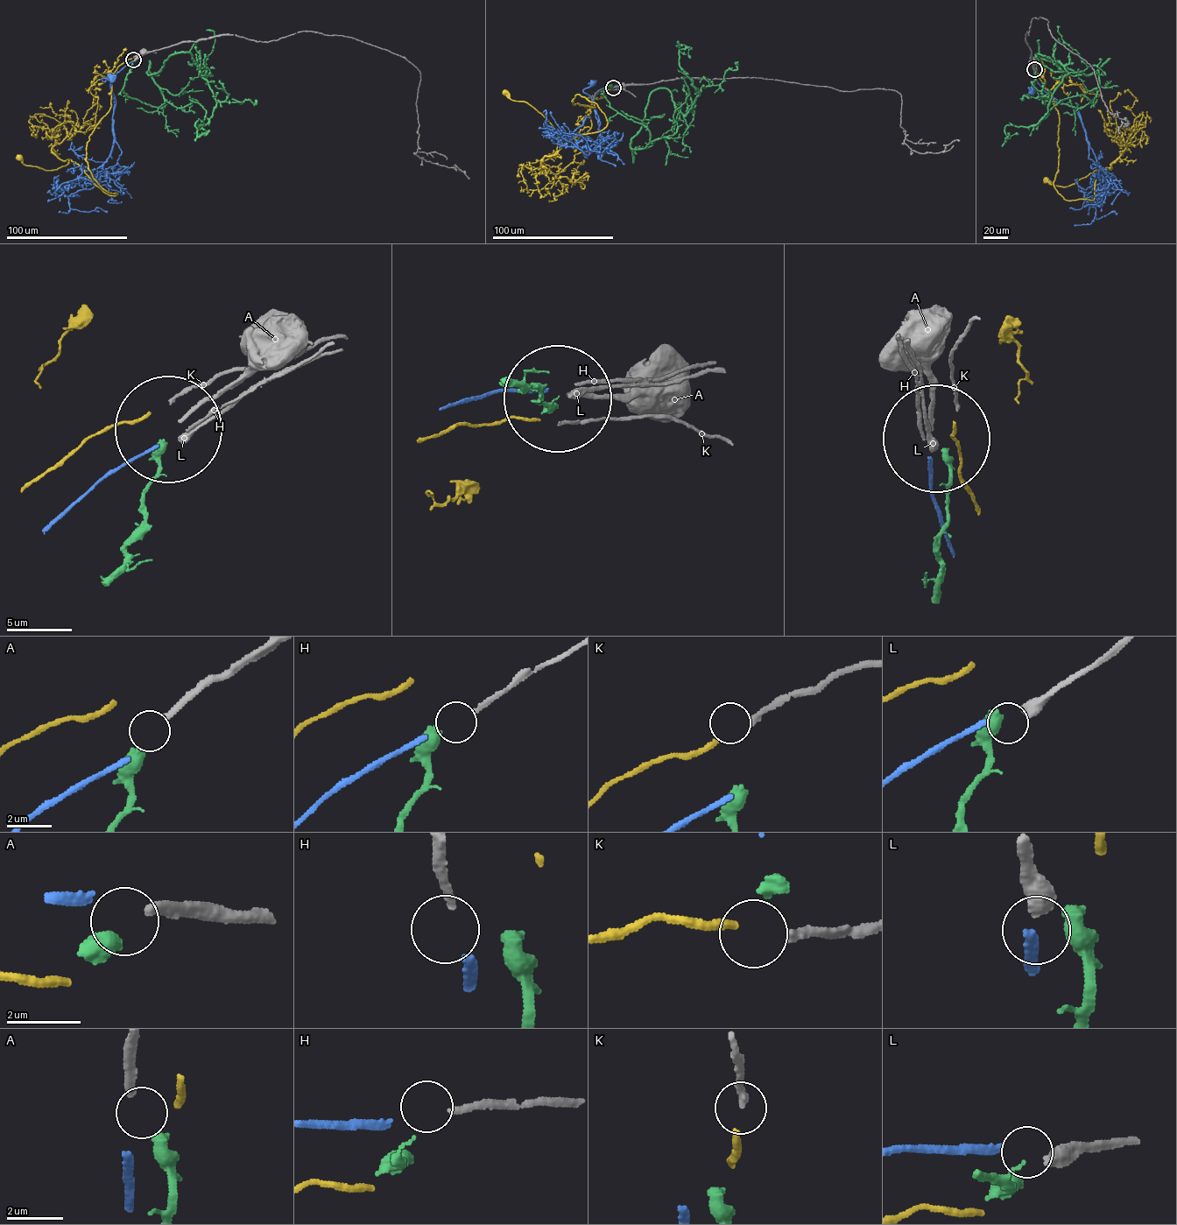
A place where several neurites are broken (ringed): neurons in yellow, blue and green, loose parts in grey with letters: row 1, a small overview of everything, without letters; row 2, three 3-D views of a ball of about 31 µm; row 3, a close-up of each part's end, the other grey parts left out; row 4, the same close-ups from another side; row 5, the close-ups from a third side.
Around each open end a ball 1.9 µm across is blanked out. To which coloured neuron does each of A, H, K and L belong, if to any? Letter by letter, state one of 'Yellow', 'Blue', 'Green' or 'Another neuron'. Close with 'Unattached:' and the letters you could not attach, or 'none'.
A: Another neuron
H: Another neuron
K: Another neuron
L: Another neuron
Unattached: A, H, K, L

